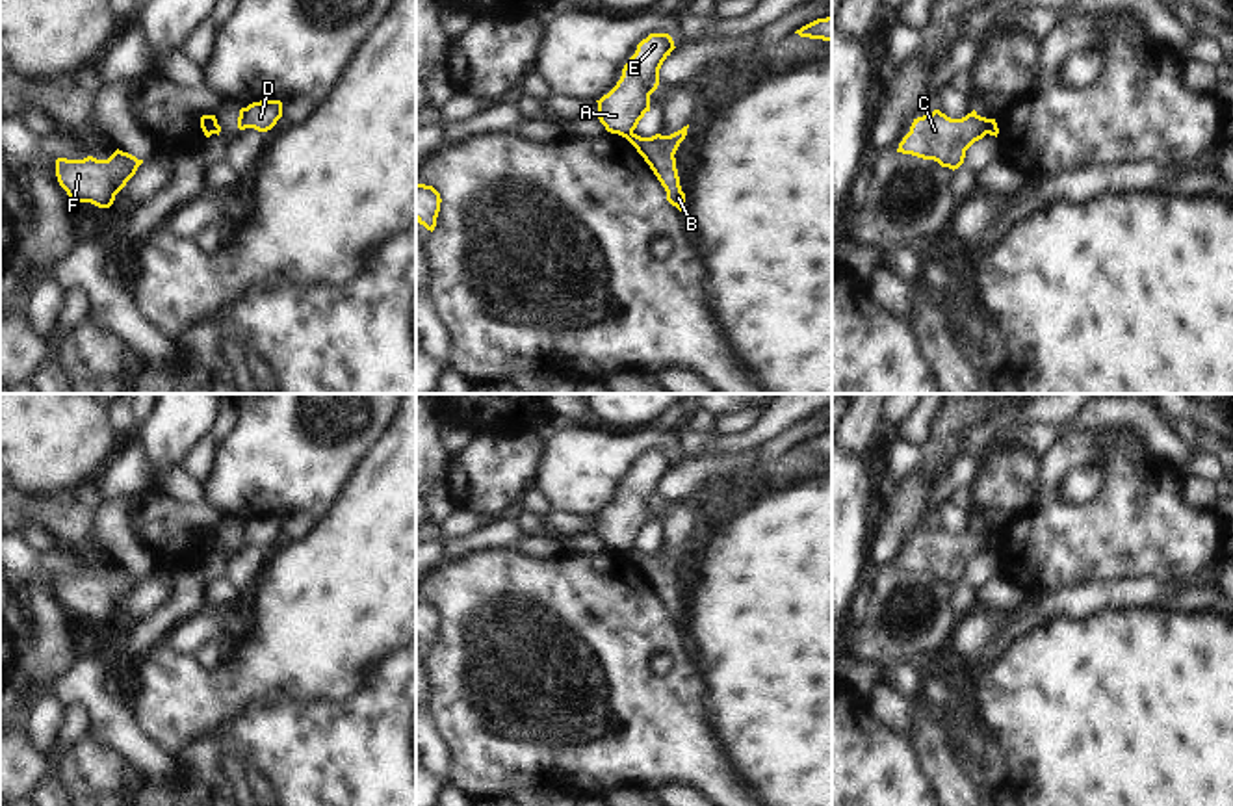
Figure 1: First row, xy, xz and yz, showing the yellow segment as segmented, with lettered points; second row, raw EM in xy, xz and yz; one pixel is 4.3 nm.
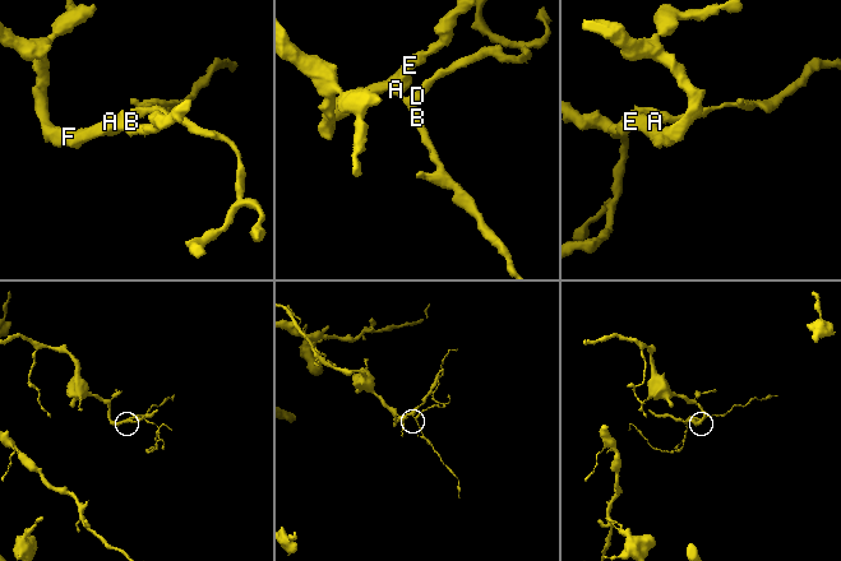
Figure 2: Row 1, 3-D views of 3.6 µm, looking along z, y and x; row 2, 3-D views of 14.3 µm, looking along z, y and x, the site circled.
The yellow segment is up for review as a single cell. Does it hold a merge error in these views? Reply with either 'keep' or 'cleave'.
cleave

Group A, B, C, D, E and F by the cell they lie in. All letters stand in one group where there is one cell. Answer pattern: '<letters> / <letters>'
A C E F / B D

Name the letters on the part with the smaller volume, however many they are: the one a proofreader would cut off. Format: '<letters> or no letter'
B, D

